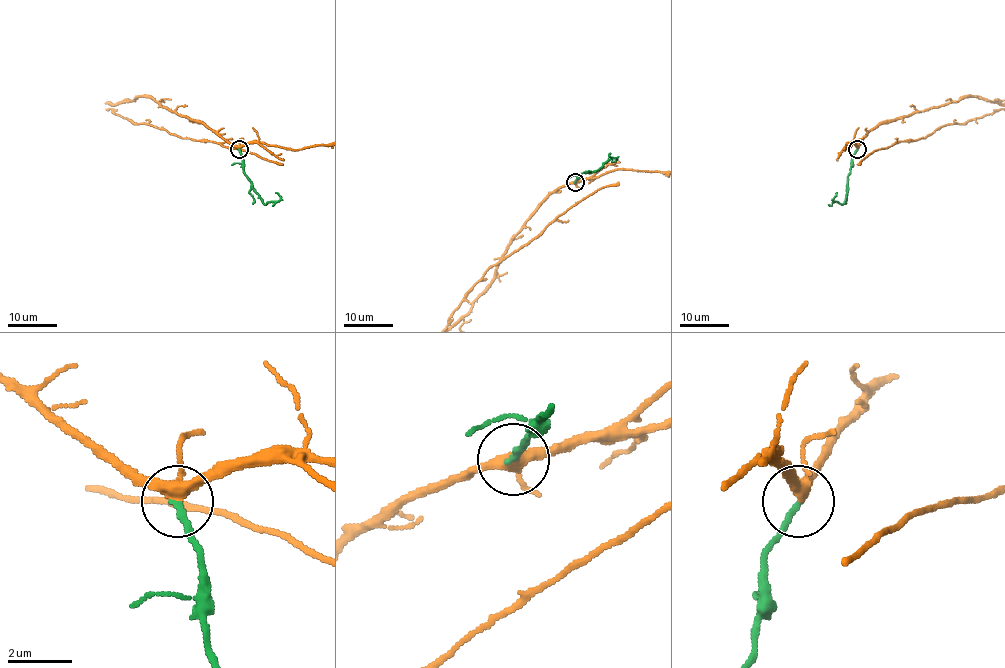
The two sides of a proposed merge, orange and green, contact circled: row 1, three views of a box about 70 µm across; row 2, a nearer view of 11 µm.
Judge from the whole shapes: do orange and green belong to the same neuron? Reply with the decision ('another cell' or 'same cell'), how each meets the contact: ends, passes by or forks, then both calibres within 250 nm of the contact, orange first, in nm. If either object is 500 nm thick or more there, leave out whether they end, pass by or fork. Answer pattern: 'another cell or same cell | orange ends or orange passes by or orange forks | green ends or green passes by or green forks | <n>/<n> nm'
same cell | orange forks | green ends | 320/190 nm

